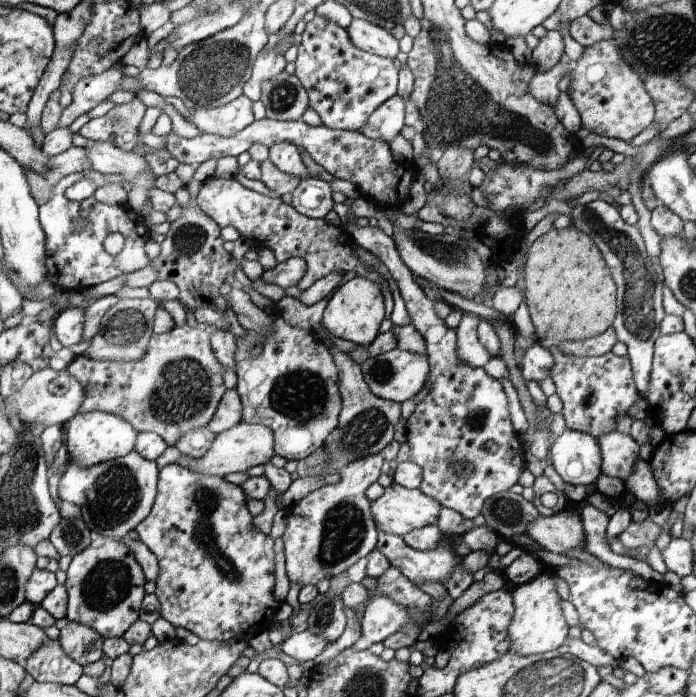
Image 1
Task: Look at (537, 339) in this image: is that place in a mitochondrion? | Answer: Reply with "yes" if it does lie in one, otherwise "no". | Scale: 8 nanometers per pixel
no

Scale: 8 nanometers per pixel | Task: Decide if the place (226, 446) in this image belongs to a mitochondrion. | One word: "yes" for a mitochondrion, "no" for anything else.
no

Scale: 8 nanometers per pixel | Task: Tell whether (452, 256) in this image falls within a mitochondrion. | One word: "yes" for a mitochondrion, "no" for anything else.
yes

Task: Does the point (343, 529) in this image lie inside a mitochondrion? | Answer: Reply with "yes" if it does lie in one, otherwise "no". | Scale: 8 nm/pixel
yes

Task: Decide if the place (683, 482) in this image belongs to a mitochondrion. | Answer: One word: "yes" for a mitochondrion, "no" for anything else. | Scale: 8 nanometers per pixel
no

